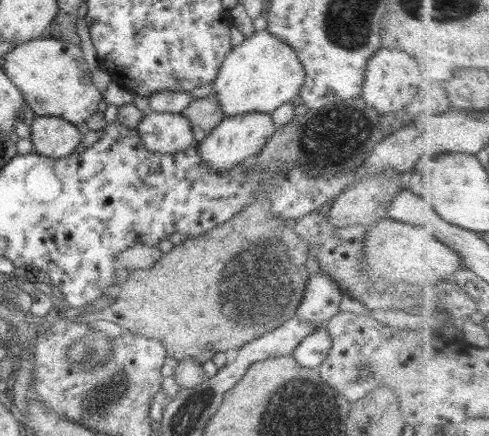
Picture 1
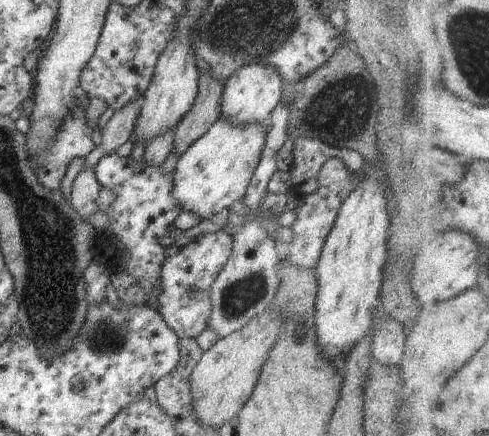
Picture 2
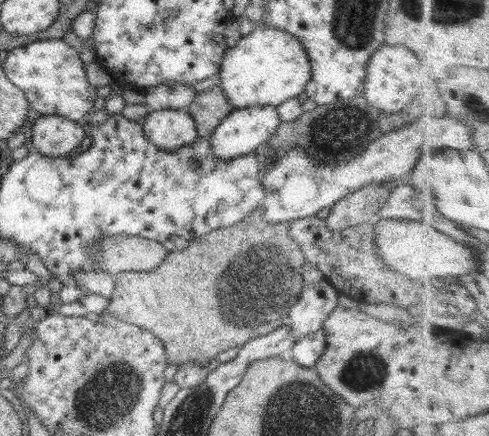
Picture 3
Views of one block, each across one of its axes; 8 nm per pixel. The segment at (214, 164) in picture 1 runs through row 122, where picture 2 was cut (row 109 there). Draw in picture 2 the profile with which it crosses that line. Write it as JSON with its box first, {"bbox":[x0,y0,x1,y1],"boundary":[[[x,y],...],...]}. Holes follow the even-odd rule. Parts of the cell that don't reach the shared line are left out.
{"bbox":[220,65,284,125],"boundary":[[[246,65],[239,68],[224,82],[221,94],[220,114],[232,125],[263,124],[269,114],[281,102],[284,80],[273,67]]]}

